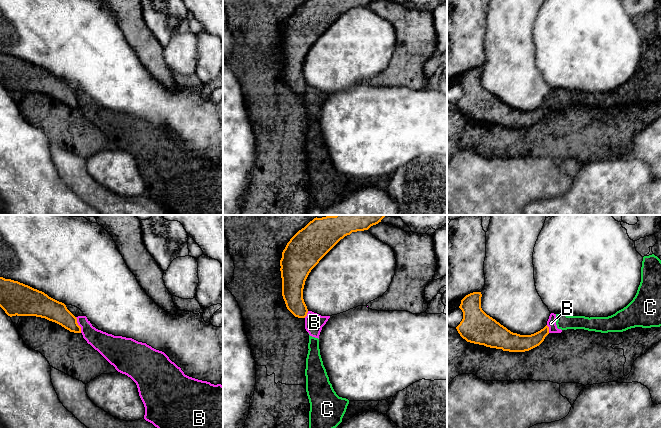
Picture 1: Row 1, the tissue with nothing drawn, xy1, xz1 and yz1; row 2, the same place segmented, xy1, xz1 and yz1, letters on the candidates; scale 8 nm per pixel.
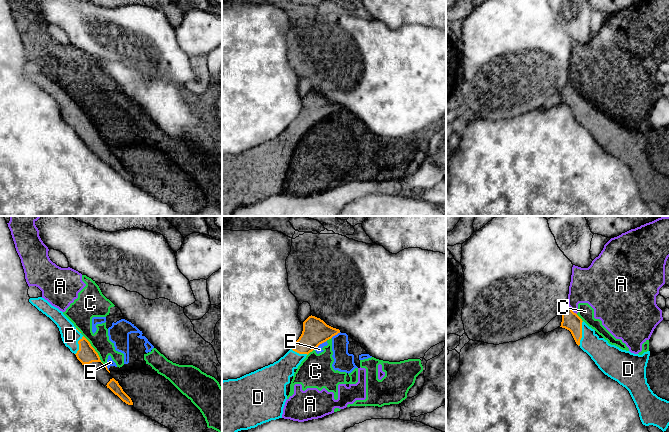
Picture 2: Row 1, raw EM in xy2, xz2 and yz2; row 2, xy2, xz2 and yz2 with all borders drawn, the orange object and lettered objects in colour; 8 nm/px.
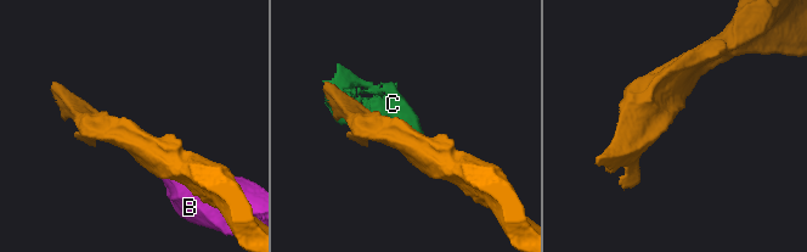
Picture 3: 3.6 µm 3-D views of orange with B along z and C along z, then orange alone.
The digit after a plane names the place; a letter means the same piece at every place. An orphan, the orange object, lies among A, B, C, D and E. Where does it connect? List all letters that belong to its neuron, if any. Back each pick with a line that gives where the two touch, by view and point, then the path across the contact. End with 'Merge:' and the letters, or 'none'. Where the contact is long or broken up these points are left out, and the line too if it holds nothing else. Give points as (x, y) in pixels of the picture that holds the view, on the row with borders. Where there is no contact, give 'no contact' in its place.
D: meets orange in yz2 at (581, 333)
Merge: D

